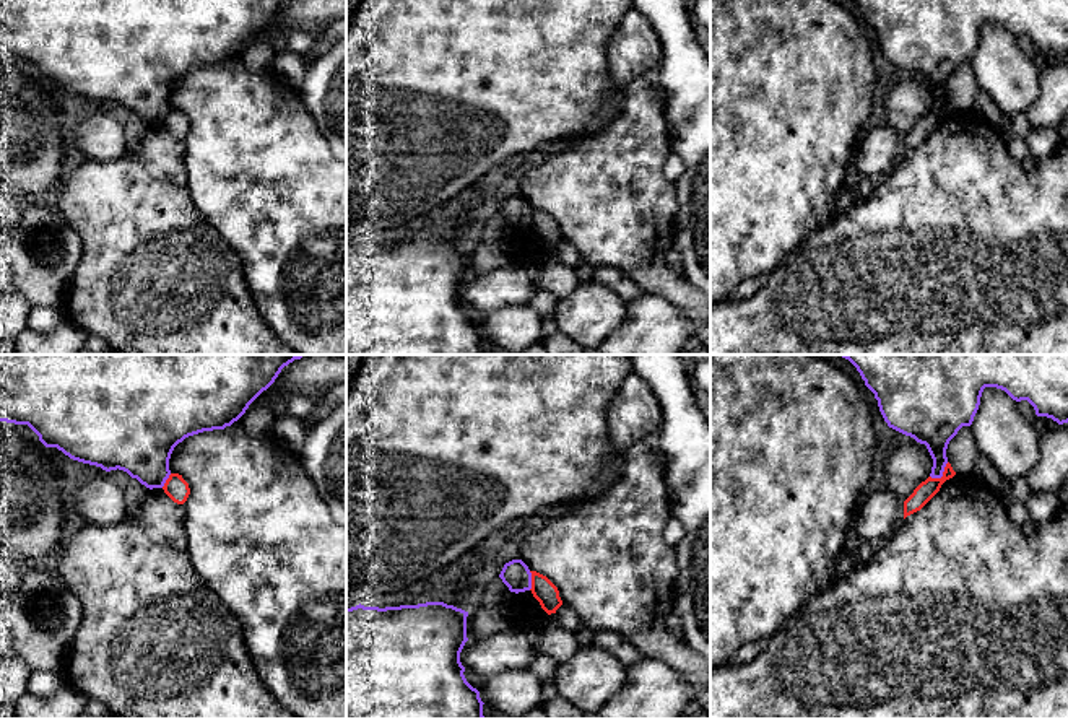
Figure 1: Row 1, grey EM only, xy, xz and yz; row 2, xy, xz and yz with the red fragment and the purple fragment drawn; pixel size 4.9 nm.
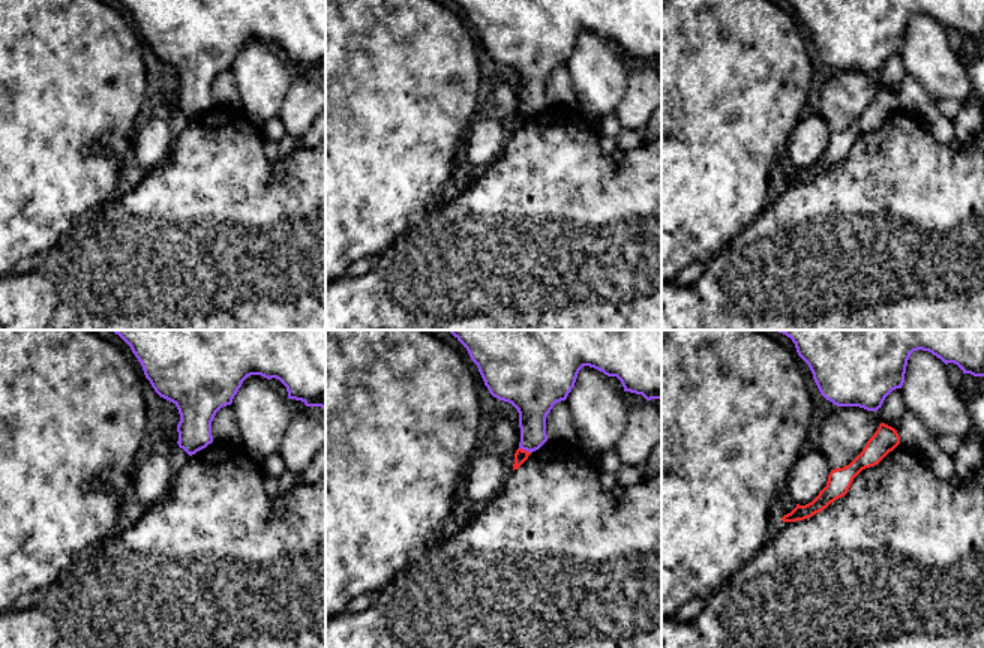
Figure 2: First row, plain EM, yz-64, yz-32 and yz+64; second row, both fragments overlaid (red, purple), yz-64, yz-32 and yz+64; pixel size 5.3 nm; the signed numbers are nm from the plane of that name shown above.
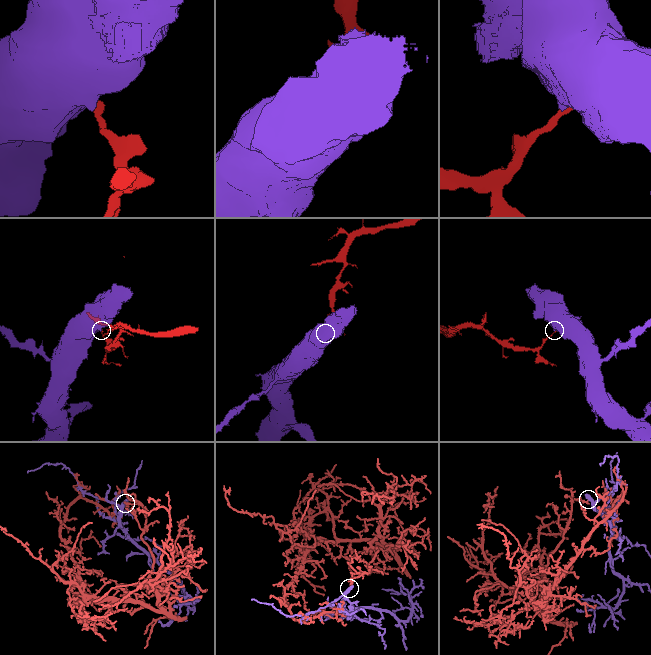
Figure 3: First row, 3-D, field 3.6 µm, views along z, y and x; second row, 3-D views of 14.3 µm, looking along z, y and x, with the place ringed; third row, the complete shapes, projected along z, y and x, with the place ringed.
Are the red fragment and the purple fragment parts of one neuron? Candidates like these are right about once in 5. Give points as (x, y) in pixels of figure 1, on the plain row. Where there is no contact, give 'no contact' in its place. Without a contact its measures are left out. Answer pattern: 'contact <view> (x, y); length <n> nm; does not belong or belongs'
contact yz (943, 111); length 120 nm; does not belong

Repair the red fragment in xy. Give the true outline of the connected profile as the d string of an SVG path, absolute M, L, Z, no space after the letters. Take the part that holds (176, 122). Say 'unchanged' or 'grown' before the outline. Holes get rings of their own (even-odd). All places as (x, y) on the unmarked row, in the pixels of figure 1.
unchanged; M171 109L163 125L177 140L184 140L190 130L189 119L179 109Z

